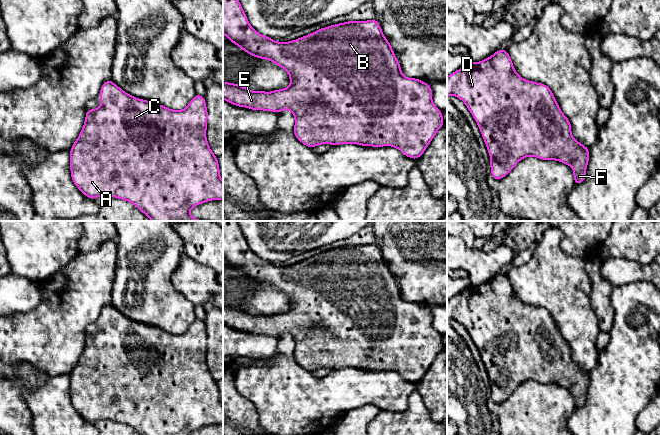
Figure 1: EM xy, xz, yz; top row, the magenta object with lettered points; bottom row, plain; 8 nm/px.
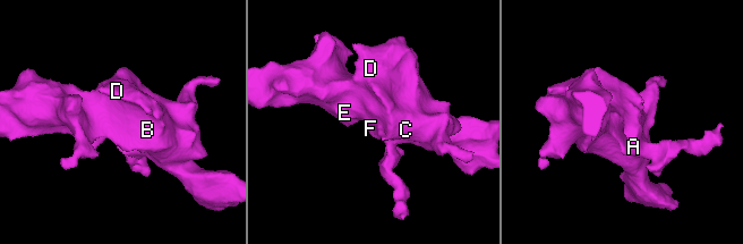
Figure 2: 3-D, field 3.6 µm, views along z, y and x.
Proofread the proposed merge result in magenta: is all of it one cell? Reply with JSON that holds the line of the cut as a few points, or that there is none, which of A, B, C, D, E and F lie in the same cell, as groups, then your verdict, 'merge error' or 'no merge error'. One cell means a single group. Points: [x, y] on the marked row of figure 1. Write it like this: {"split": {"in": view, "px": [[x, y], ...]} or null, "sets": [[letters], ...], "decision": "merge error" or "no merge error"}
{"split": null, "sets": [["A", "B", "C", "D", "E", "F"]], "decision": "no merge error"}

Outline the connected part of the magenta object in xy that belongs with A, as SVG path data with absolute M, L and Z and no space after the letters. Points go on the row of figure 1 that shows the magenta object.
M108 80L102 85L99 98L101 106L86 111L83 128L70 150L70 170L73 183L86 197L91 199L99 196L111 196L131 202L152 221L203 221L193 218L190 210L201 203L223 200L223 181L220 177L218 158L211 151L206 138L208 112L205 98L196 94L185 109L171 110L161 104L129 95L112 80Z

